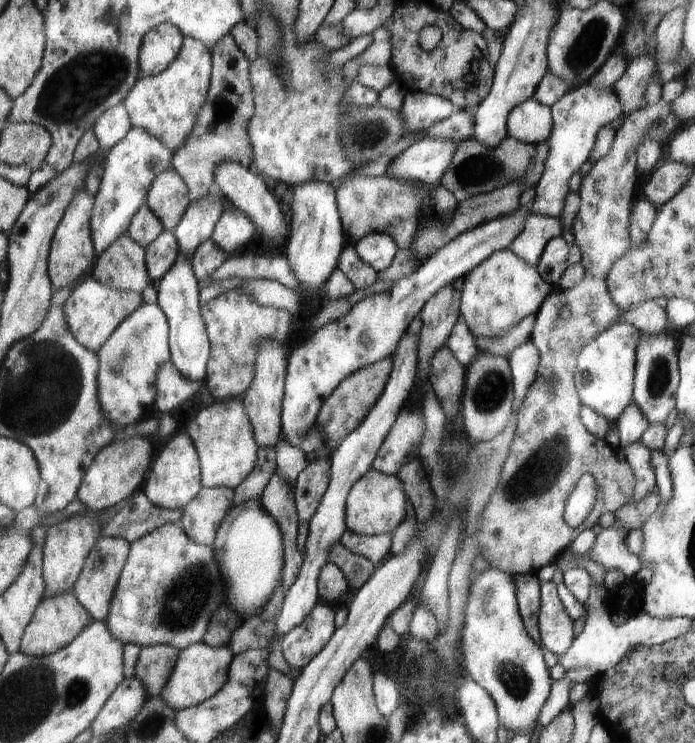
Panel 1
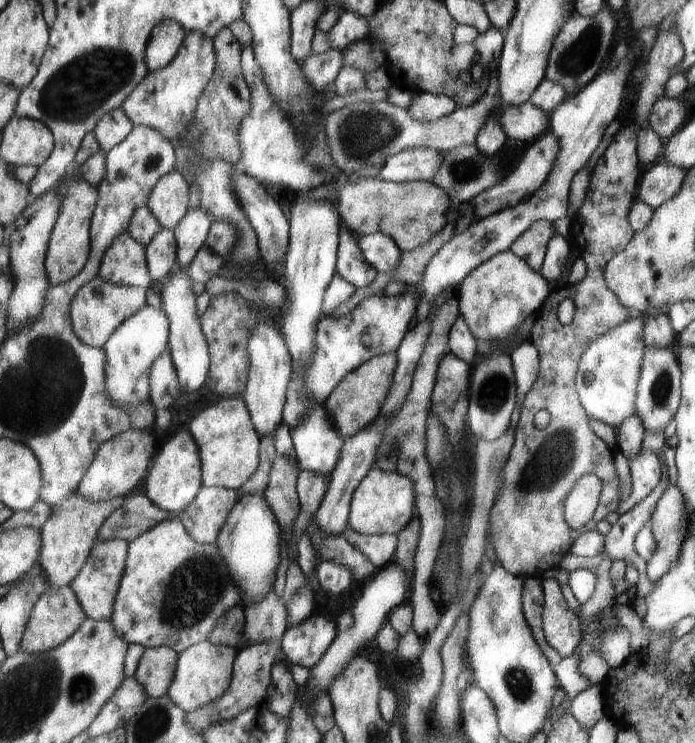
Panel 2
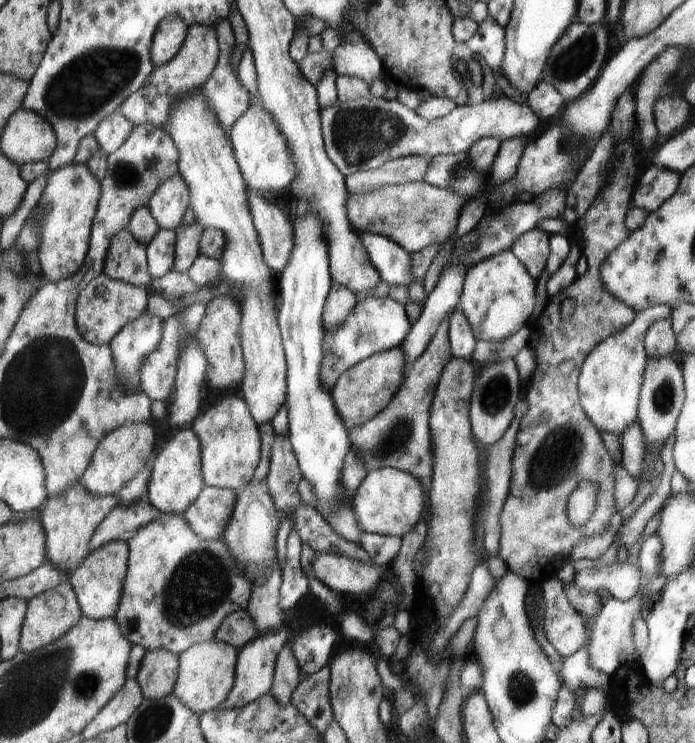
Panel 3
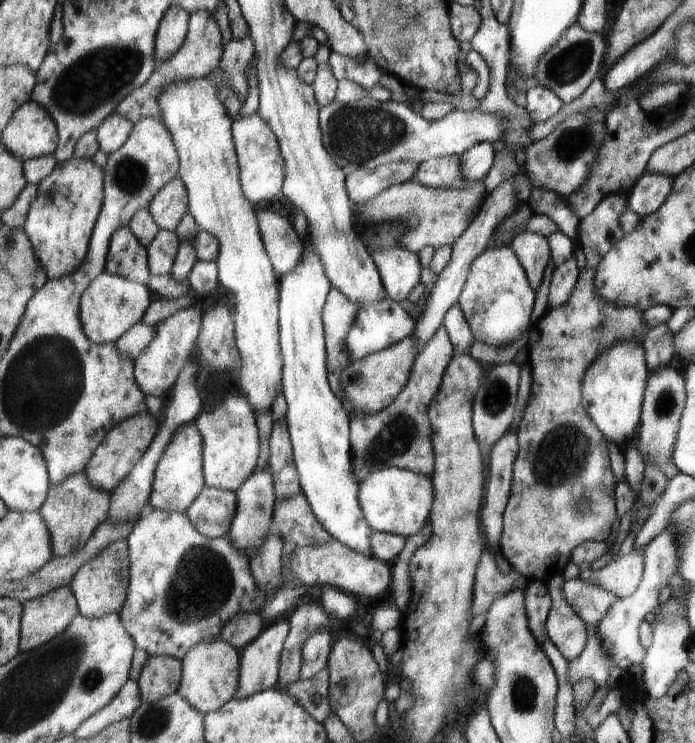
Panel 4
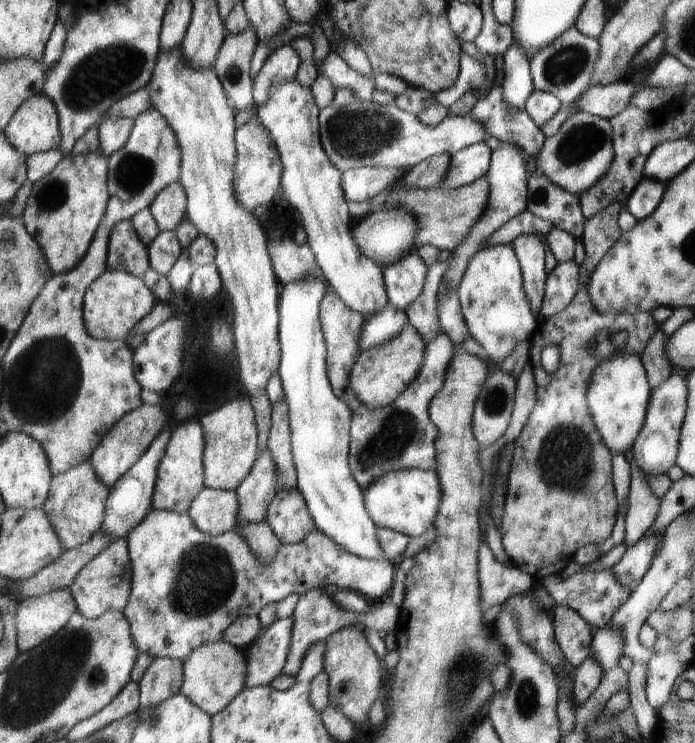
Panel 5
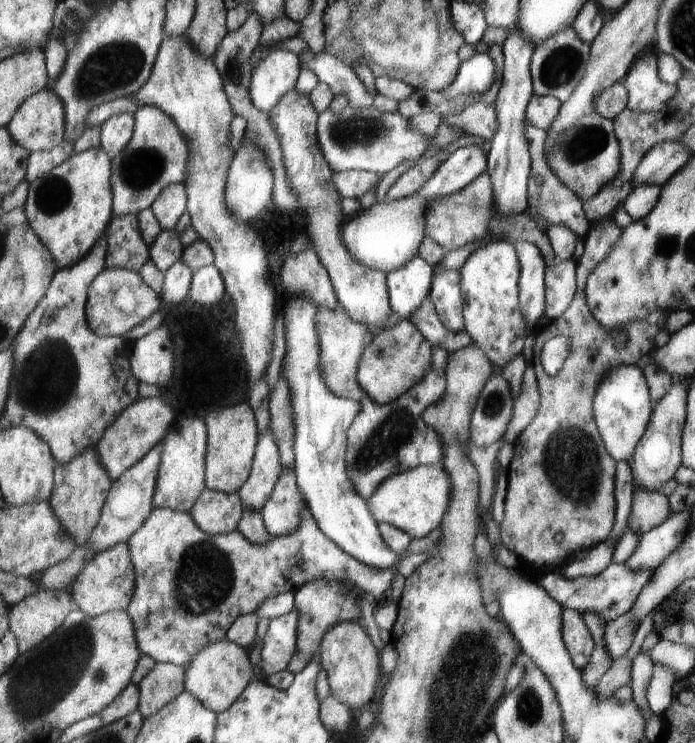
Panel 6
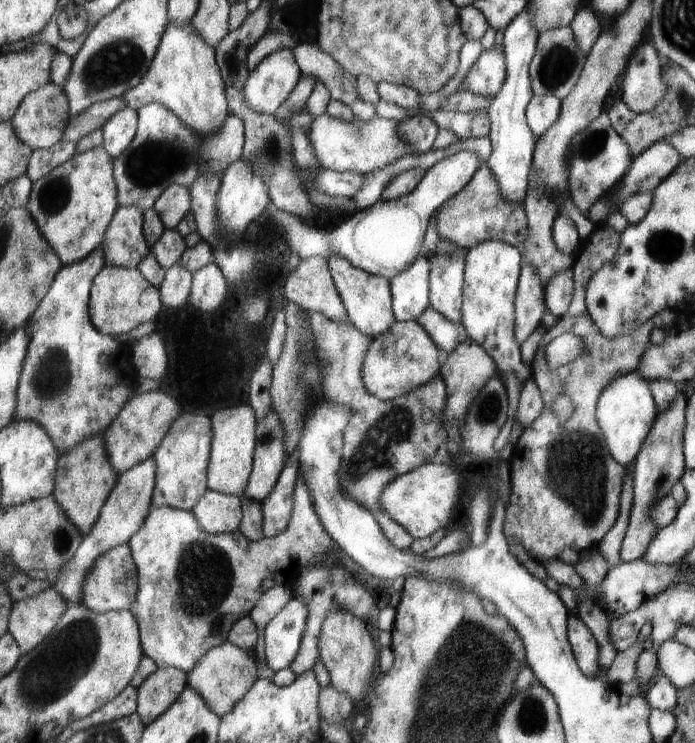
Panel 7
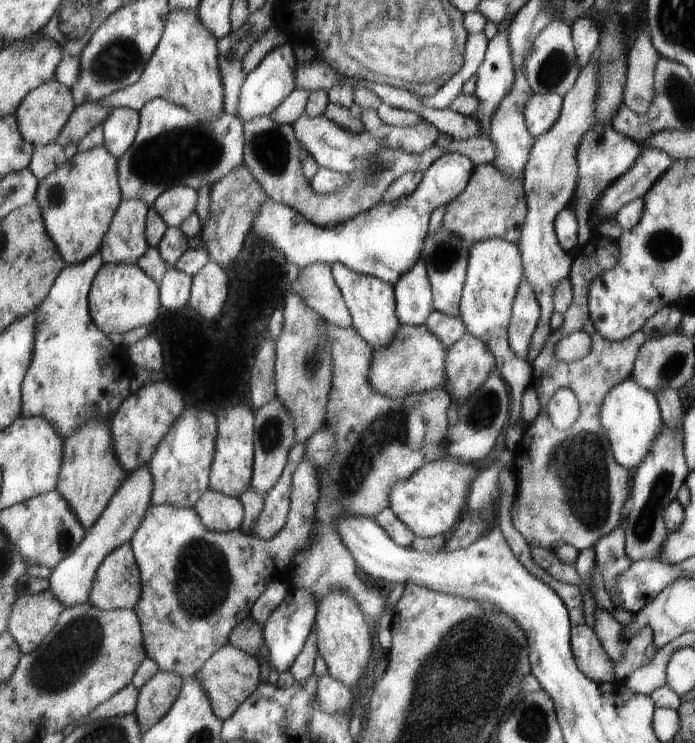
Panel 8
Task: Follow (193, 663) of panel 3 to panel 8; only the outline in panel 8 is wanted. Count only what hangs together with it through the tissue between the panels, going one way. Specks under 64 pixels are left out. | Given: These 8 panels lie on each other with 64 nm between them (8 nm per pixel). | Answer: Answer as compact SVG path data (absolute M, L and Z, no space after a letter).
M229 643L219 648L214 656L205 662L205 666L197 672L197 678L201 680L205 692L209 694L214 713L225 721L235 714L239 706L250 698L251 694L255 693L261 682L260 674L261 668L259 668L257 657Z

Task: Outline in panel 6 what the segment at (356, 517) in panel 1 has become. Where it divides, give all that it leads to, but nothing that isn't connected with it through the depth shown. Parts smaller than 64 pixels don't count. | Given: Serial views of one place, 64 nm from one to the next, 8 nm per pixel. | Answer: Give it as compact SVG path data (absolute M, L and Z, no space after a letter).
M420 466L387 478L368 500L371 514L378 522L387 522L407 532L412 539L425 538L441 527L451 504L453 482L442 466Z

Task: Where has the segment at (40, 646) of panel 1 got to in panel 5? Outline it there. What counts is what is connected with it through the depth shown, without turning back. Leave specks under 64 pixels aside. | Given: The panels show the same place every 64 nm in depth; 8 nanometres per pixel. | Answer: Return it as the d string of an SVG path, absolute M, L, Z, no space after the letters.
M59 589L43 596L19 601L17 609L18 645L20 652L29 652L47 643L63 630L78 611L70 589Z

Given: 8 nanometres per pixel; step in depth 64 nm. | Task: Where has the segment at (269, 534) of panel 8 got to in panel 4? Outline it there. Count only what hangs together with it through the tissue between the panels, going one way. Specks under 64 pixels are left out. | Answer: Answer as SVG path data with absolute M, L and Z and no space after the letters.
M304 493L295 498L285 498L276 504L275 514L273 514L275 531L284 540L295 542L299 547L319 546L329 540L335 540L315 516Z

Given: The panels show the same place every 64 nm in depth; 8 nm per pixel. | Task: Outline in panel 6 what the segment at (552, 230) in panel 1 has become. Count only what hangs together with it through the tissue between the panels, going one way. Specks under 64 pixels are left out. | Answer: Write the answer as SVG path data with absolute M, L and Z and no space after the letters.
M517 242L513 244L519 260L522 262L522 276L519 281L519 306L523 316L527 316L527 322L534 325L534 330L544 323L545 306L546 306L546 267L539 248L531 242Z

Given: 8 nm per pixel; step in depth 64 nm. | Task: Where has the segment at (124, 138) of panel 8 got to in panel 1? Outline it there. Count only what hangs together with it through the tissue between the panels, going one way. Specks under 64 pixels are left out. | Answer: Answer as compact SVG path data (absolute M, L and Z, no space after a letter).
M123 102L107 109L93 126L95 134L104 150L117 146L133 128L131 116Z

